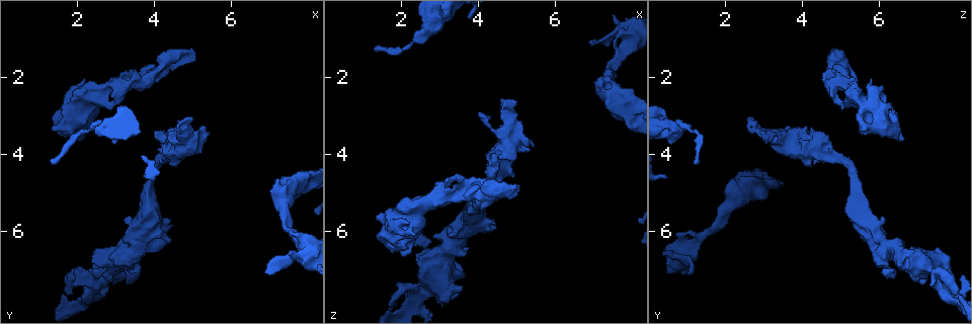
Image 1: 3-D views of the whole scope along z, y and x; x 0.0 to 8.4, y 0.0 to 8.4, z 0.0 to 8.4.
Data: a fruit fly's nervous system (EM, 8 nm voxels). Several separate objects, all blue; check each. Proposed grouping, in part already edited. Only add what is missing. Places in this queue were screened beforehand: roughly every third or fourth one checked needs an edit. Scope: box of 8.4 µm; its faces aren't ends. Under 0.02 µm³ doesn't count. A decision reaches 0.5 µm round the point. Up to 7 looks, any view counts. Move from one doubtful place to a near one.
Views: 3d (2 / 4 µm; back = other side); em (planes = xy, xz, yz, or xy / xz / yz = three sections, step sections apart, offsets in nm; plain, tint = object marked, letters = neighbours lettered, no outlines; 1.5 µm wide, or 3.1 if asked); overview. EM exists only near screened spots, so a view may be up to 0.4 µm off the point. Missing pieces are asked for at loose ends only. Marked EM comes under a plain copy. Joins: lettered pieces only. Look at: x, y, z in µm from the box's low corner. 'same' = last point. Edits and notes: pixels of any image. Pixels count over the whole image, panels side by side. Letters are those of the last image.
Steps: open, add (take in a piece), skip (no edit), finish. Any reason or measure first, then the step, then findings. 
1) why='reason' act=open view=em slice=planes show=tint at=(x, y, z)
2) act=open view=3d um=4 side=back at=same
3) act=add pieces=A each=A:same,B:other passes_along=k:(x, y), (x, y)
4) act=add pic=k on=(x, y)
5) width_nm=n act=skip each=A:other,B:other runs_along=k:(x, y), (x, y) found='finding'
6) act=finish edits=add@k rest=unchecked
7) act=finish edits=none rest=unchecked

why='an open end' act=open view=3d um=2 at=(4.10, 2.20, 5.50)

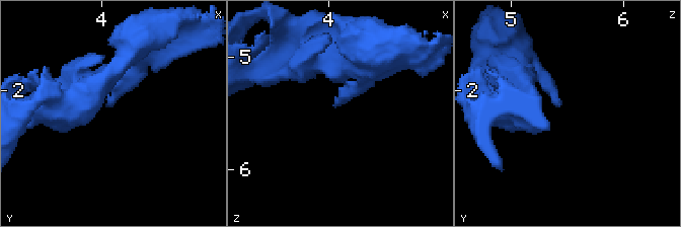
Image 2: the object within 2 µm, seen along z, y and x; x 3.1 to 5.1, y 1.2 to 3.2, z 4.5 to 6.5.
why='shape alone is not enough' act=open view=em slice=yz step=8 show=tint at=(4.06, 2.12, 5.46)

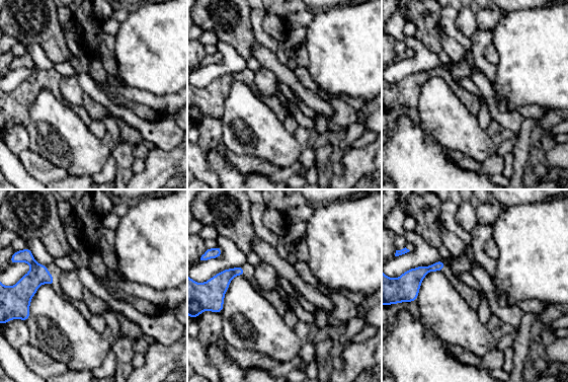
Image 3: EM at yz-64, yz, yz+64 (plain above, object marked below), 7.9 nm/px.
act=open view=em slice=planes show=letters at=same

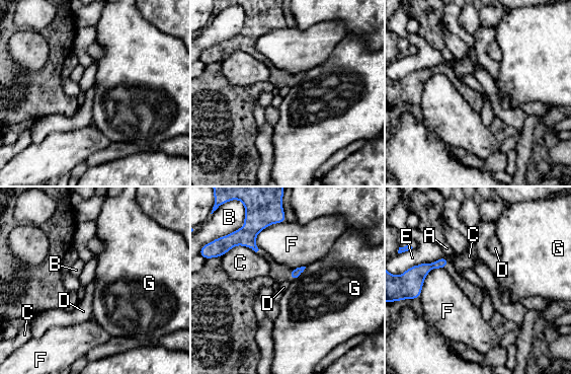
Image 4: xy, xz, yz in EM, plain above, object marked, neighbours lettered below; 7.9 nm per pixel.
act=skip each=A:other,B:other,C:other,D:other,E:other,F:other,G:other border=4:(306, 267), (293, 281) found='no lettered piece goes on from it'

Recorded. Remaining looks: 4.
why='branch stops here' act=open view=3d um=2 at=(1.35, 4.20, 1.30)

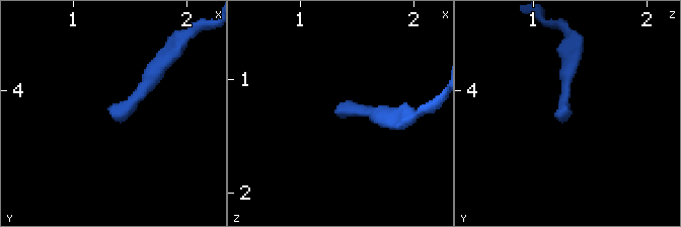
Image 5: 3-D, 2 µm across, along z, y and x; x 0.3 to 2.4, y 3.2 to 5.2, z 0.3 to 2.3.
act=open view=em slice=planes show=letters at=(1.32, 4.18, 1.34)

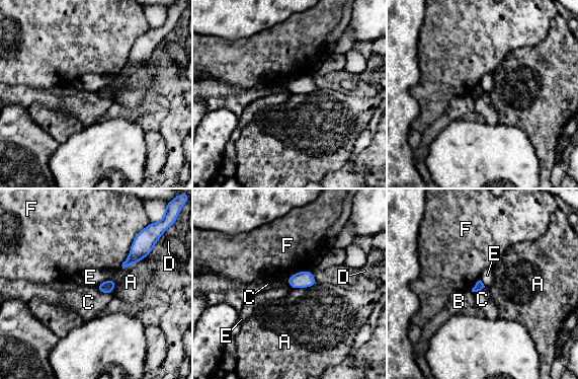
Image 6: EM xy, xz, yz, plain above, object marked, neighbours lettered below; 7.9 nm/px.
act=skip each=A:other,B:other,C:other,D:other,E:other,F:other border=6:(104, 280), (95, 286) found='none of them fits'

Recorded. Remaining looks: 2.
why='an open end' act=open view=3d um=2 side=back at=(2.15, 3.55, 6.55)

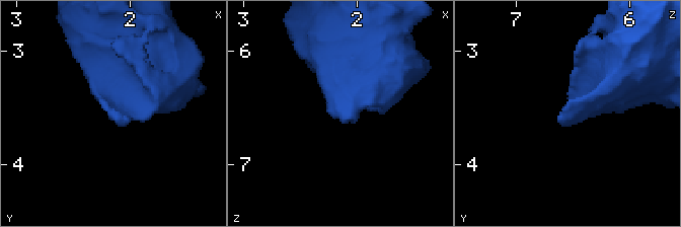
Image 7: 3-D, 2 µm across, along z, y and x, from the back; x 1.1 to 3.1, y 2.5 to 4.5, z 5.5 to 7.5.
why='need the tissue' act=open view=em slice=planes show=letters at=(2.20, 3.52, 6.62)

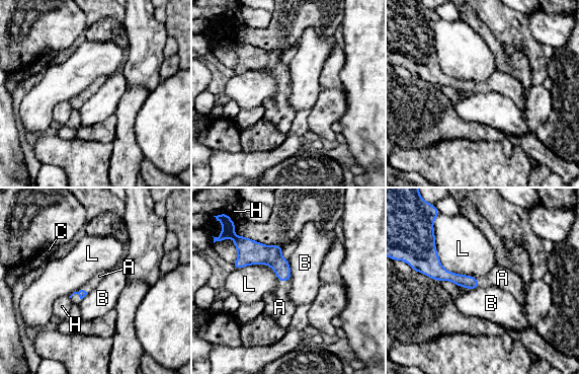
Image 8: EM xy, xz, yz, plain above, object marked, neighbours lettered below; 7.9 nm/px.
longest_contact=L:480nm act=add pieces=A each=A:same,B:other,C:other,H:other,L:other found='it goes on there'

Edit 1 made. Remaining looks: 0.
act=finish edits=add@8 rest=unchecked

